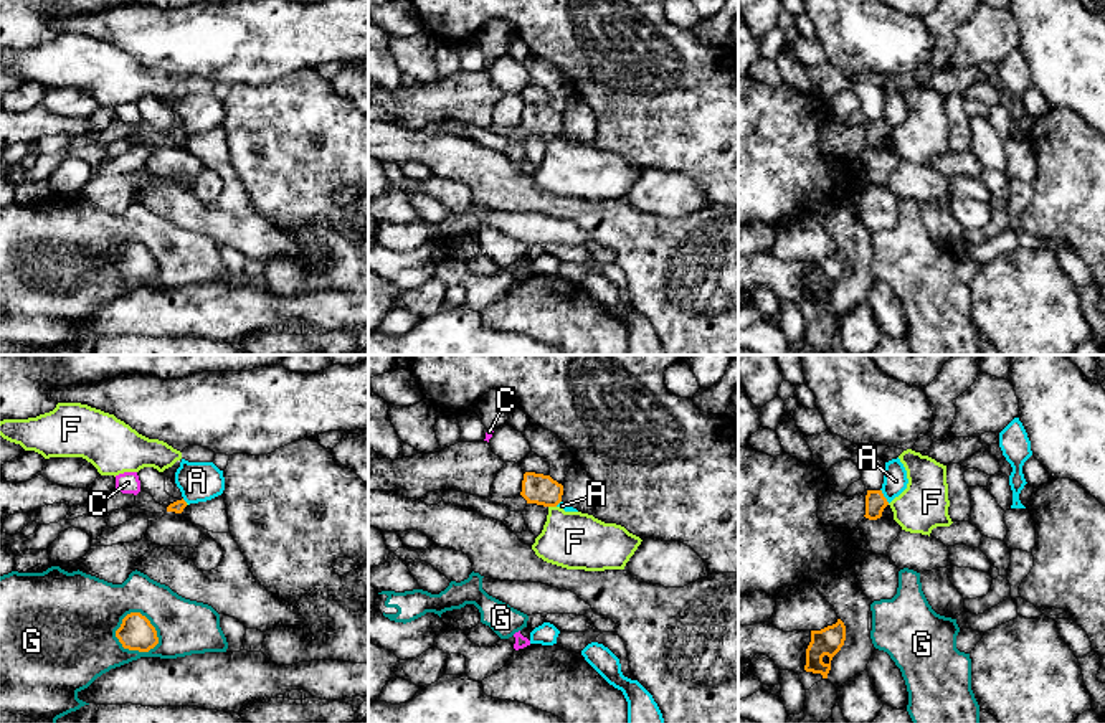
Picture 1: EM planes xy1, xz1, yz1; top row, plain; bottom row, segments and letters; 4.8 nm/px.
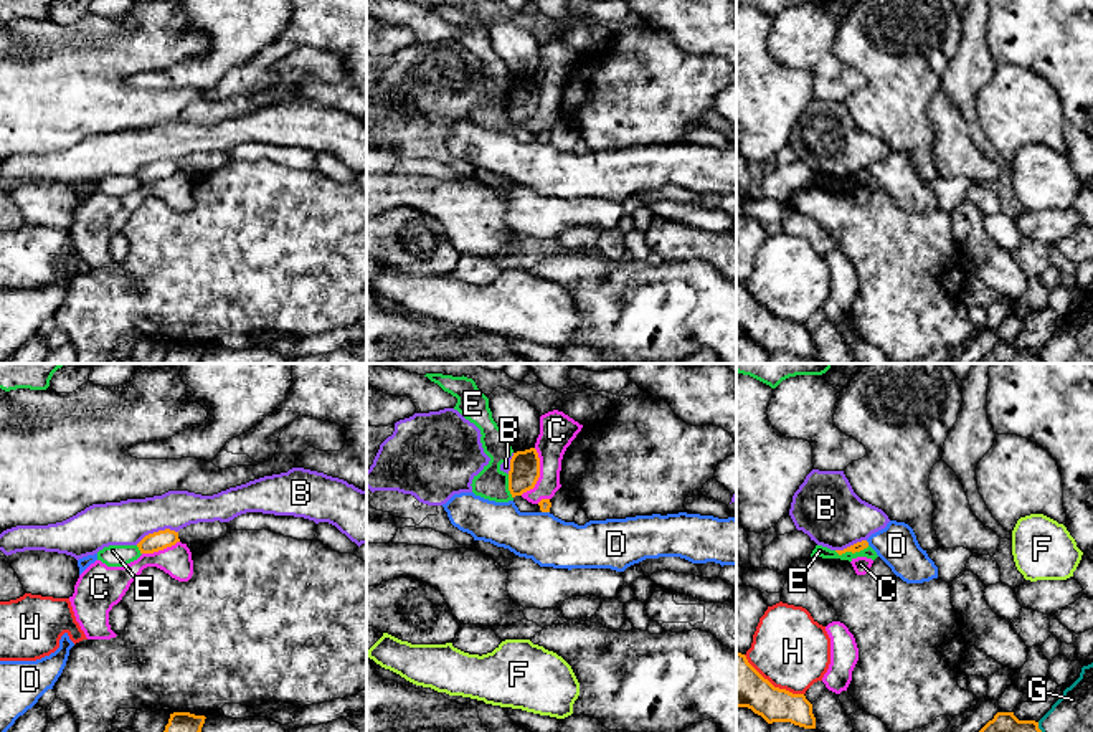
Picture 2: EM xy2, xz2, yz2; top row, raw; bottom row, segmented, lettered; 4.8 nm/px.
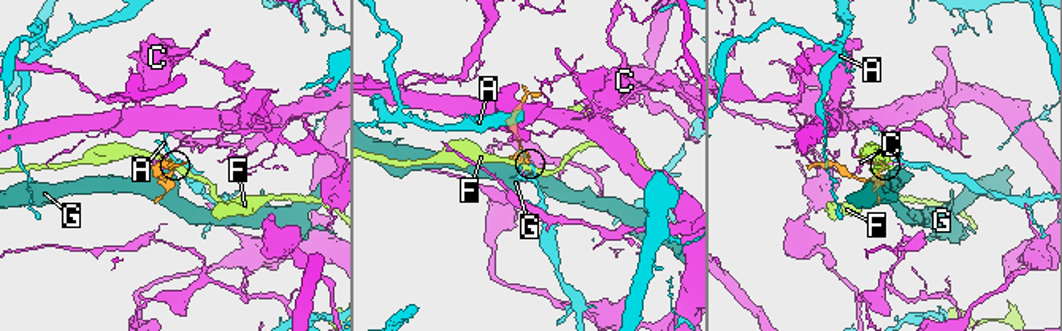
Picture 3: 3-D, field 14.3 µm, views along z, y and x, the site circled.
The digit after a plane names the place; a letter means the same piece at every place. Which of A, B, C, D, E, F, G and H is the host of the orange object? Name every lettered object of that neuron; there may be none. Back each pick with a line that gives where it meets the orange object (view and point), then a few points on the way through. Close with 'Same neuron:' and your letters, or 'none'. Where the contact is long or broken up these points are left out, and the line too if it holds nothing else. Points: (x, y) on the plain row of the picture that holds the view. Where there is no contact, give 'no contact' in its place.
A: contact yz1 (882, 126); way yz1 (876, 132), (882, 126), (896, 111)
Same neuron: A

